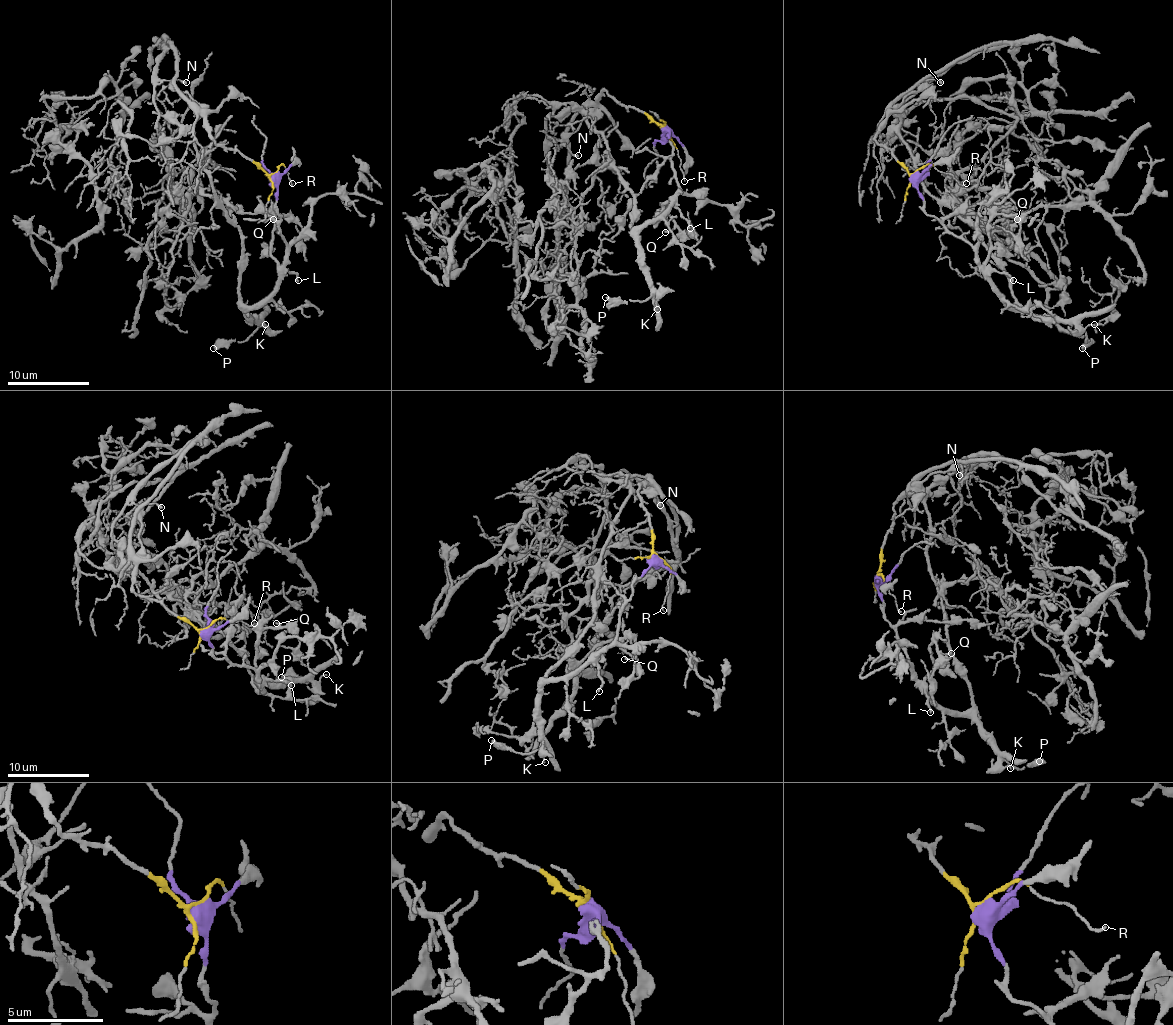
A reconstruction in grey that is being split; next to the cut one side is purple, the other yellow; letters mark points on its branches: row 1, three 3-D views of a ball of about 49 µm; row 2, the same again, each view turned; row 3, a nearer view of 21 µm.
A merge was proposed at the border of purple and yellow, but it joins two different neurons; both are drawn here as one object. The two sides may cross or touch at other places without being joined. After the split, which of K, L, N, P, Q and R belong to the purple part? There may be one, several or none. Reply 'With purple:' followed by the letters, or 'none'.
With purple: K, L, P, Q

